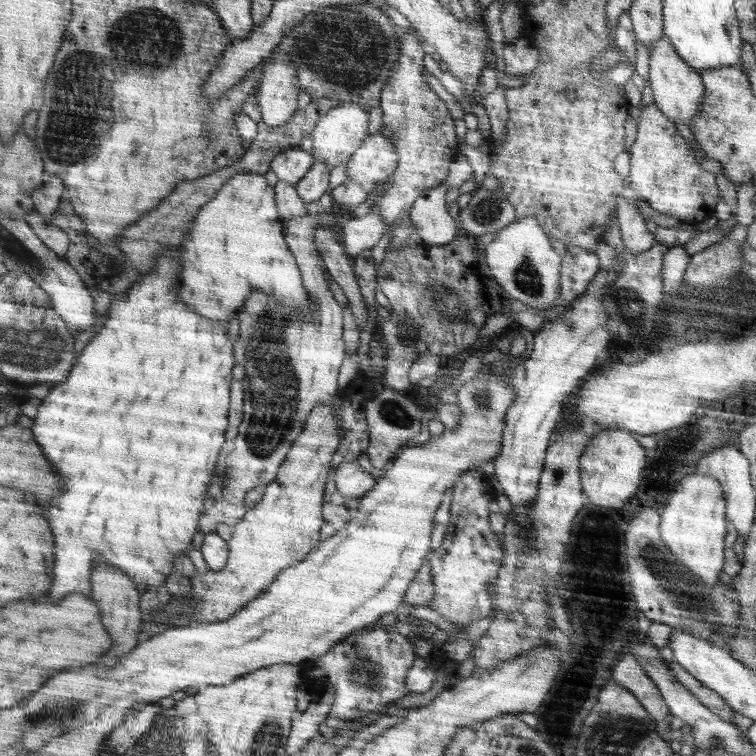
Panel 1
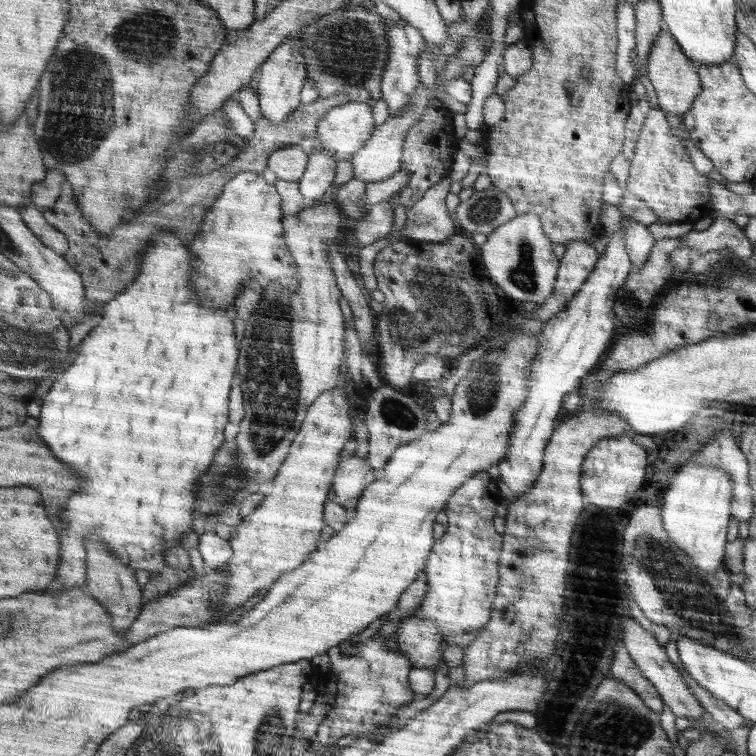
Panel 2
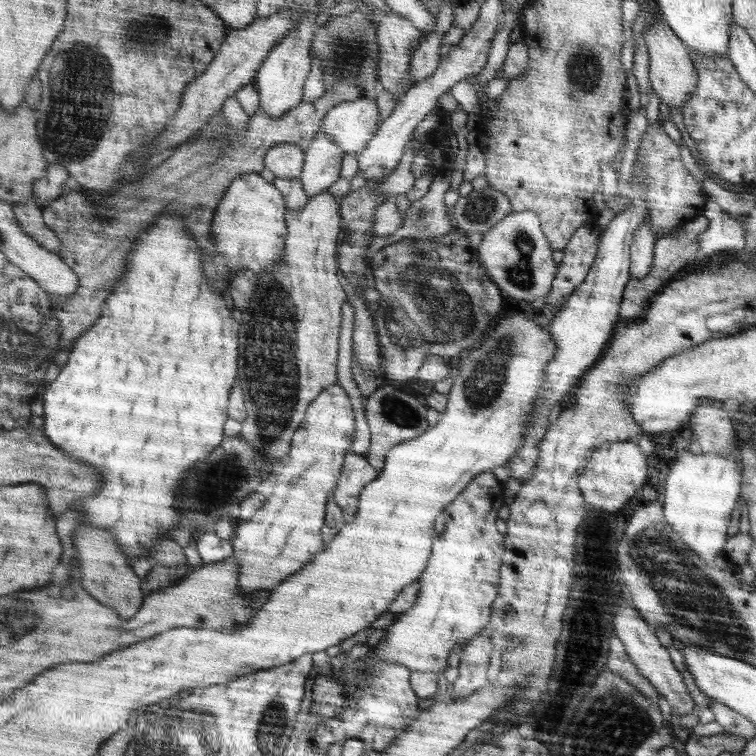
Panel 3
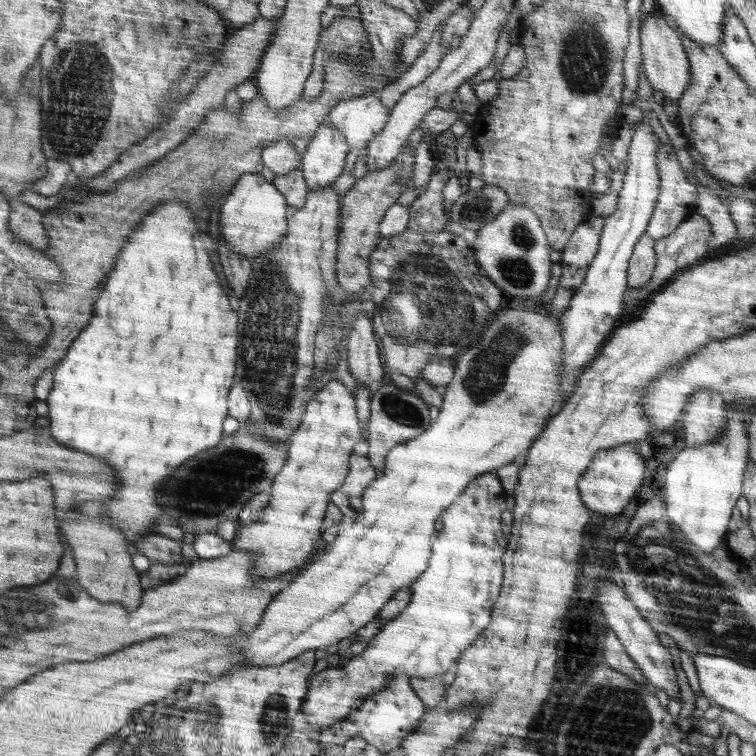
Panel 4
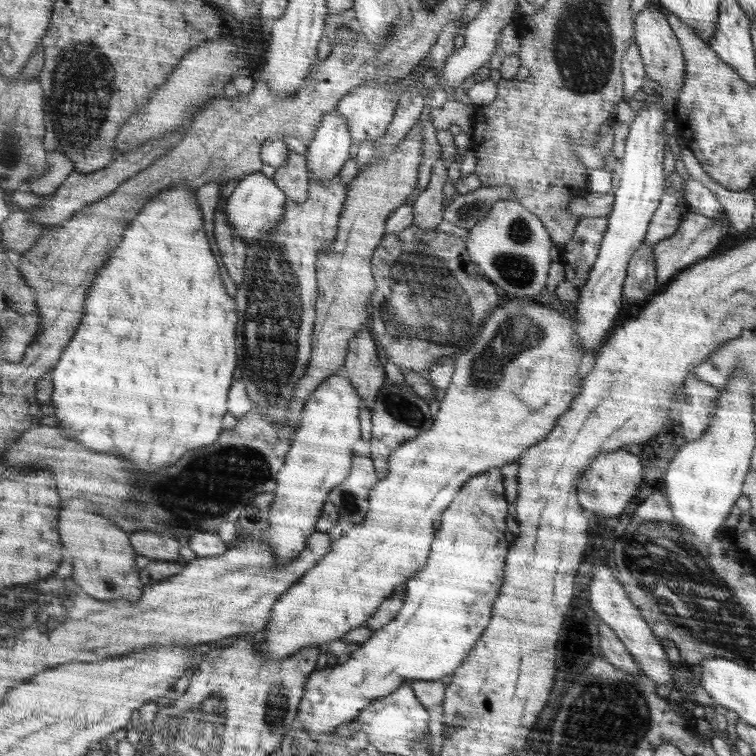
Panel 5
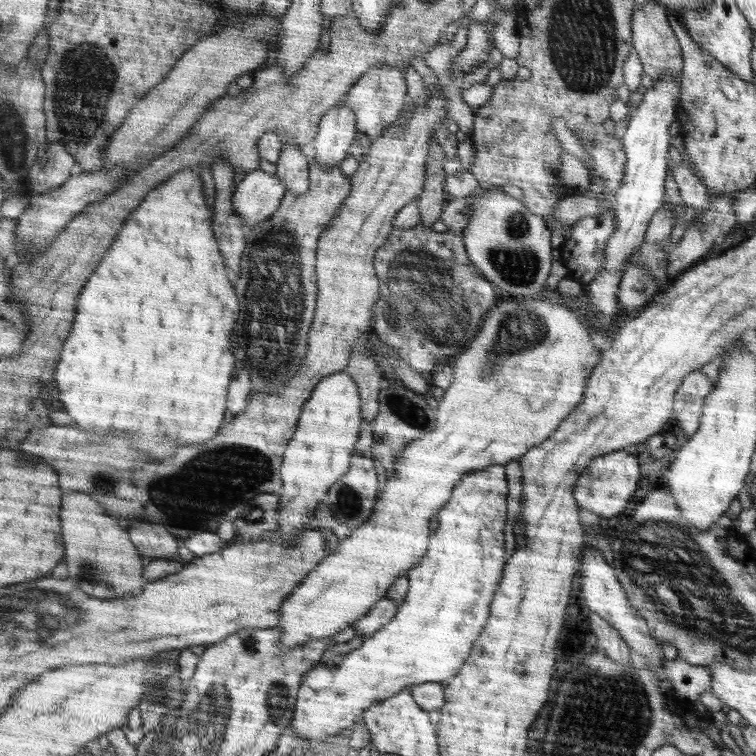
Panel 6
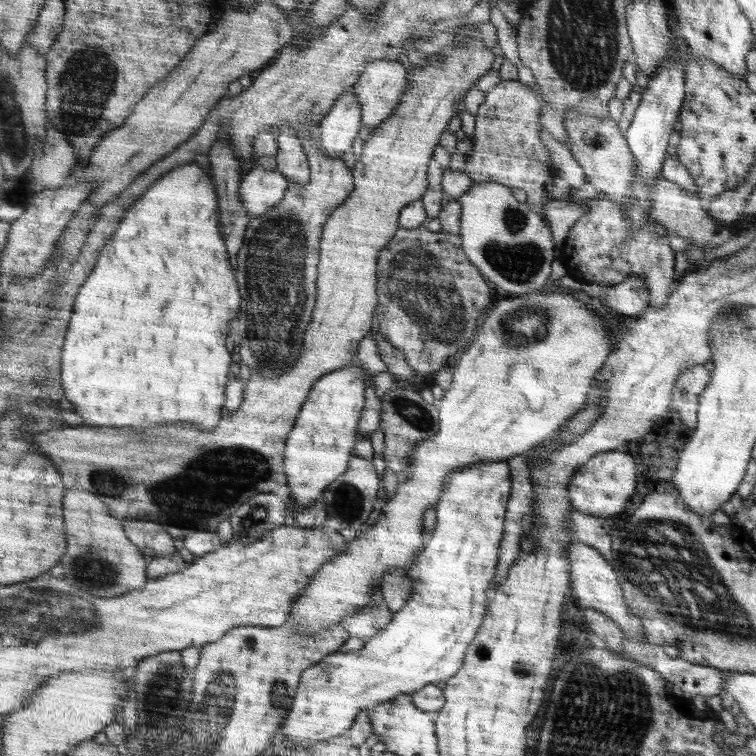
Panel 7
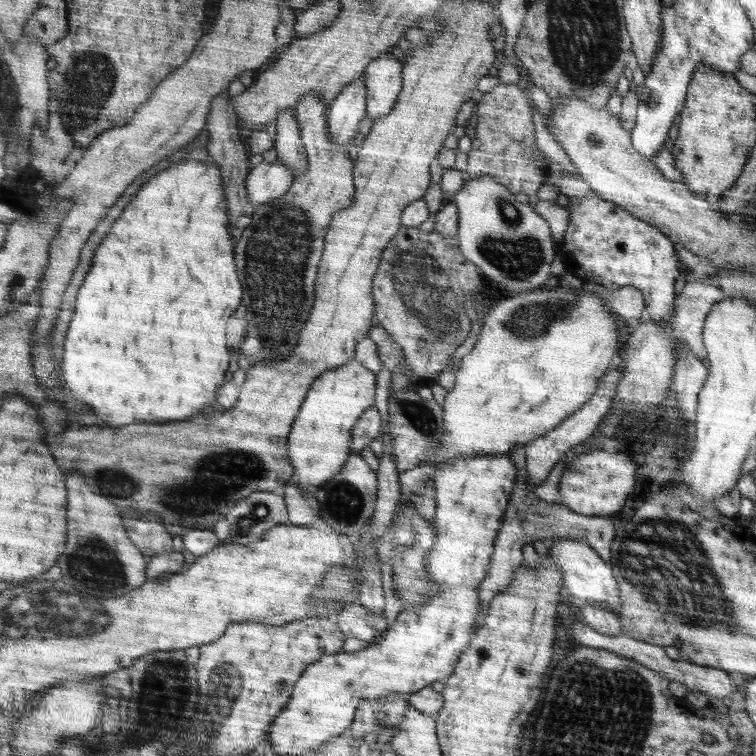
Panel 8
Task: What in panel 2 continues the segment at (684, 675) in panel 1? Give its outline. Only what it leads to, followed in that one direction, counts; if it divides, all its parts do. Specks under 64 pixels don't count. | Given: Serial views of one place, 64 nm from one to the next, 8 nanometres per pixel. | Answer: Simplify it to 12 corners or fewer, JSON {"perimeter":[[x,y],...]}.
{"perimeter":[[690,675],[685,682],[713,720],[731,731],[747,724],[723,700],[698,686]]}

